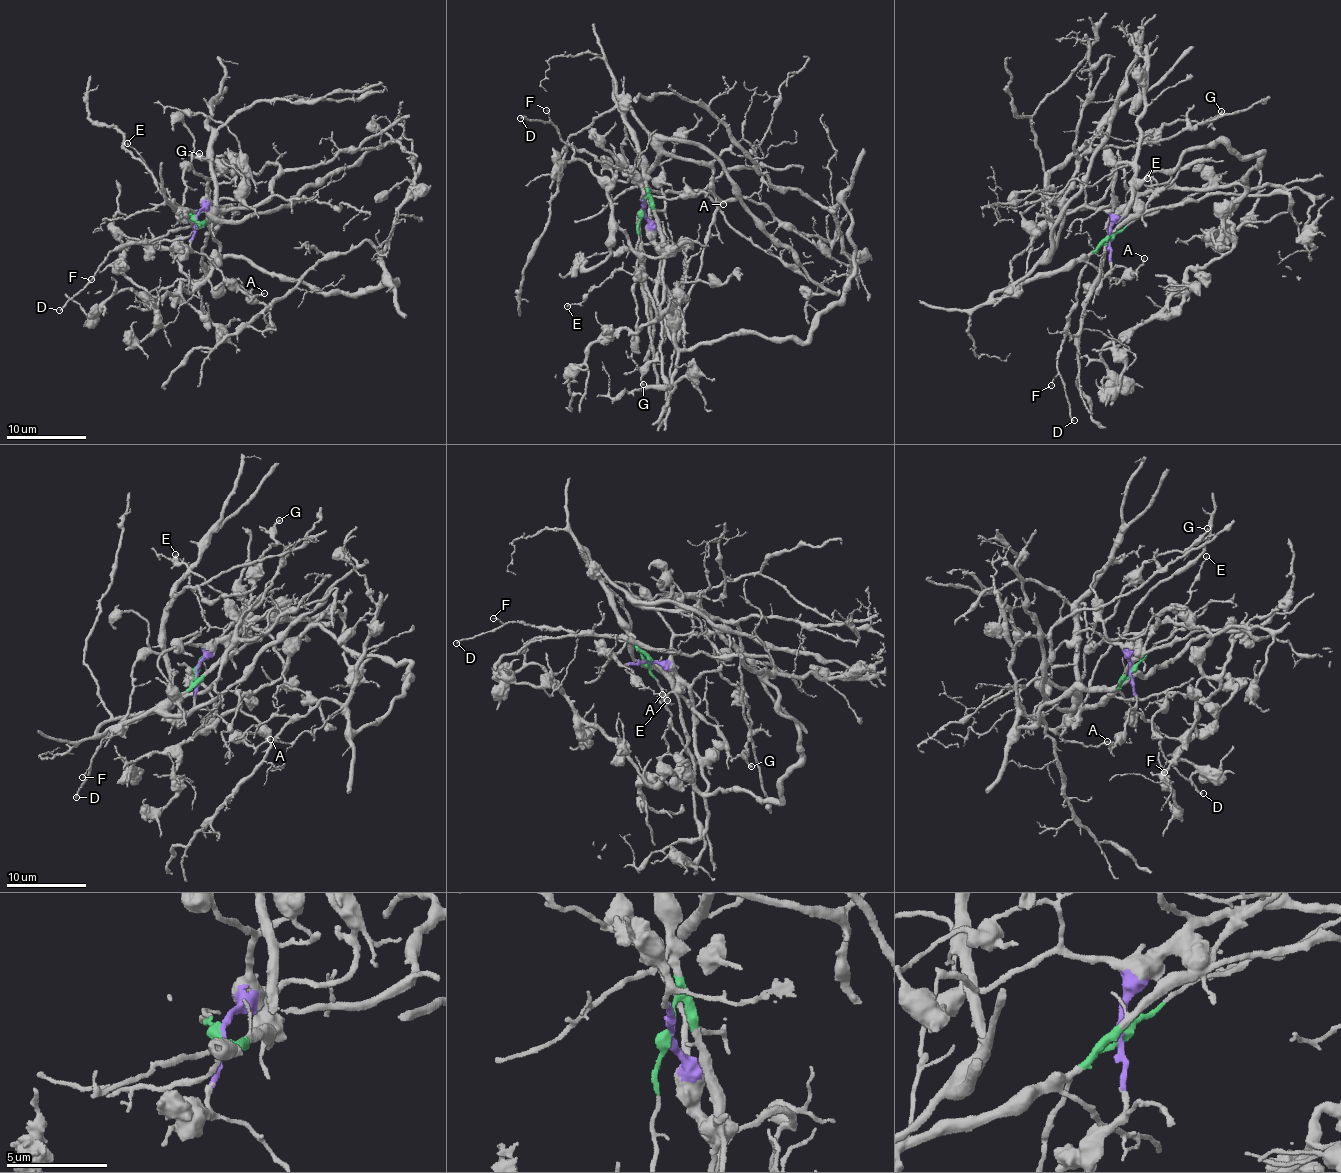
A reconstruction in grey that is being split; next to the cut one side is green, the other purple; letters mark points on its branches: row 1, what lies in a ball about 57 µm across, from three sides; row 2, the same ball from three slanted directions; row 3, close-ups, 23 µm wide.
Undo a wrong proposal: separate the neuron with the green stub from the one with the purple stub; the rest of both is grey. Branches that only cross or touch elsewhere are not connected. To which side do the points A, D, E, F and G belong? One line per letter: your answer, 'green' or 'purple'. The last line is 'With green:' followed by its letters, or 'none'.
A: purple
D: green
E: green
F: green
G: purple
With green: D, E, F

